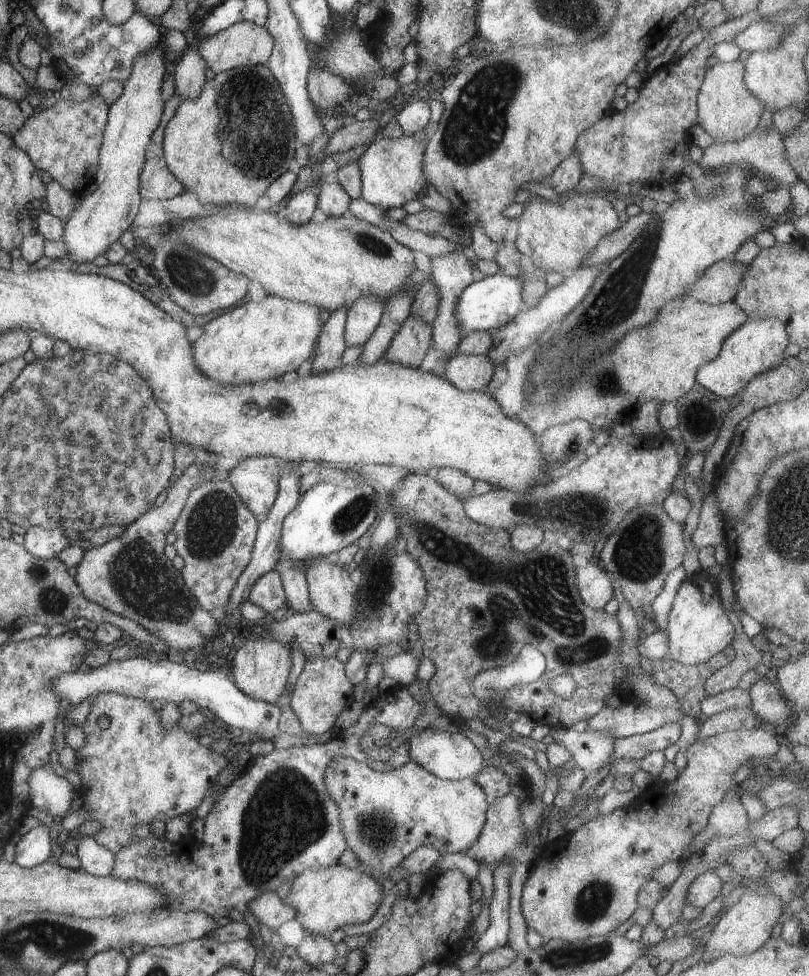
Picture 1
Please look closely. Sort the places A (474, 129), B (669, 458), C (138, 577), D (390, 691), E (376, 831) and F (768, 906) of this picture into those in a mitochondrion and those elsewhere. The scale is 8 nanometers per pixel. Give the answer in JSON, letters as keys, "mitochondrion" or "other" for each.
{"A":"mitochondrion","B":"other","C":"mitochondrion","D":"other","E":"mitochondrion","F":"other"}

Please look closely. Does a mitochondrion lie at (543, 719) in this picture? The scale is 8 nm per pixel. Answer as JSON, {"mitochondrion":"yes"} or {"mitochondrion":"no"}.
{"mitochondrion":"no"}

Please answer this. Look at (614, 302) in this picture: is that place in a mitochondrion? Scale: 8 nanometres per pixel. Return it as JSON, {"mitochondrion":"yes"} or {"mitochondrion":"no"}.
{"mitochondrion":"yes"}

